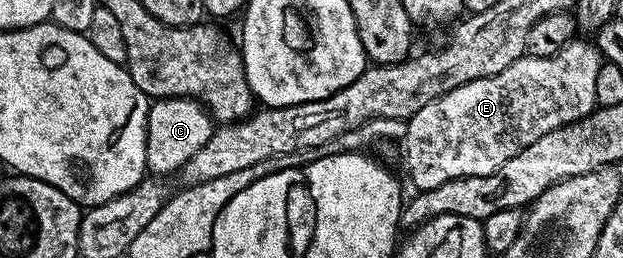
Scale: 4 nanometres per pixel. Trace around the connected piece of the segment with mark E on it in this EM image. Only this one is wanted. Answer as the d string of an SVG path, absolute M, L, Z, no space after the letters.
M575 41L564 45L564 49L552 57L526 55L492 77L468 81L468 85L446 91L436 97L436 101L428 101L424 109L406 120L406 171L415 188L427 191L444 185L444 181L496 173L504 161L512 161L520 149L528 149L528 145L540 141L544 133L552 133L552 129L560 129L590 114L596 107L596 73L600 73L603 62L593 42Z

